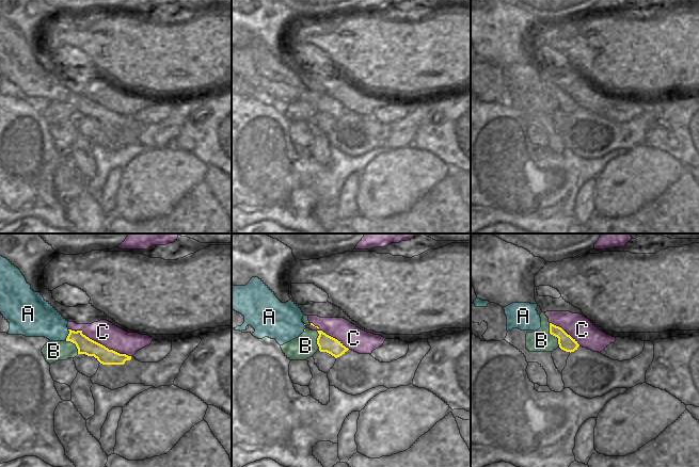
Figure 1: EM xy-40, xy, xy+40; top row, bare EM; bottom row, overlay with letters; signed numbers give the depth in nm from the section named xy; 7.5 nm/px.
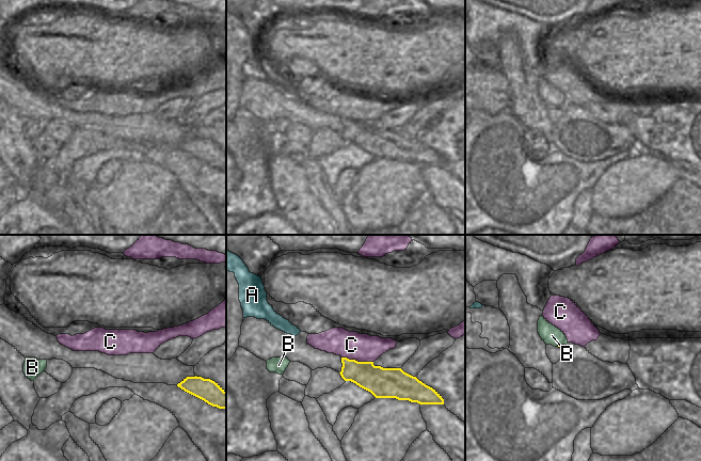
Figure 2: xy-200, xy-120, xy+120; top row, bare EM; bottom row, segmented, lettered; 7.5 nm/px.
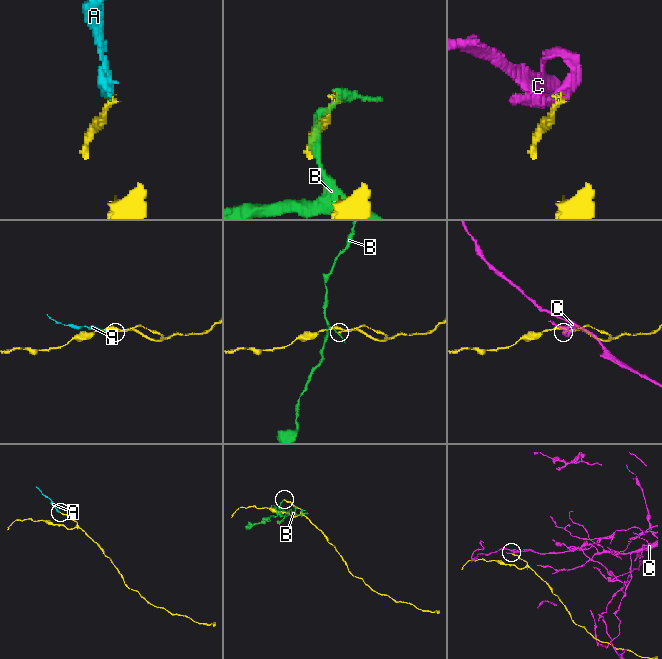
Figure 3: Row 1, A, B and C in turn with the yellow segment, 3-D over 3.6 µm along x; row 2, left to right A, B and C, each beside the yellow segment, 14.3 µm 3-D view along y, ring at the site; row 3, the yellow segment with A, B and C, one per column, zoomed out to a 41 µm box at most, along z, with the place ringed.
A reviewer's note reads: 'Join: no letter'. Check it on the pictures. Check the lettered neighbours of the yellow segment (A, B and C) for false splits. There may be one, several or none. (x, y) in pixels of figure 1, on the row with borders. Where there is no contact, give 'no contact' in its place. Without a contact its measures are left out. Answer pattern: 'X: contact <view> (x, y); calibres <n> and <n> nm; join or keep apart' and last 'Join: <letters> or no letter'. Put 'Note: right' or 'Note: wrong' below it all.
A: contact xy-40 (68, 335); calibres 130 and 280 nm; join
B: contact xy+40 (553, 335); calibres 120 and 170 nm; keep apart
C: contact xy-40 (104, 345); calibres 130 and 180 nm; keep apart
Join: A
Note: wrong

